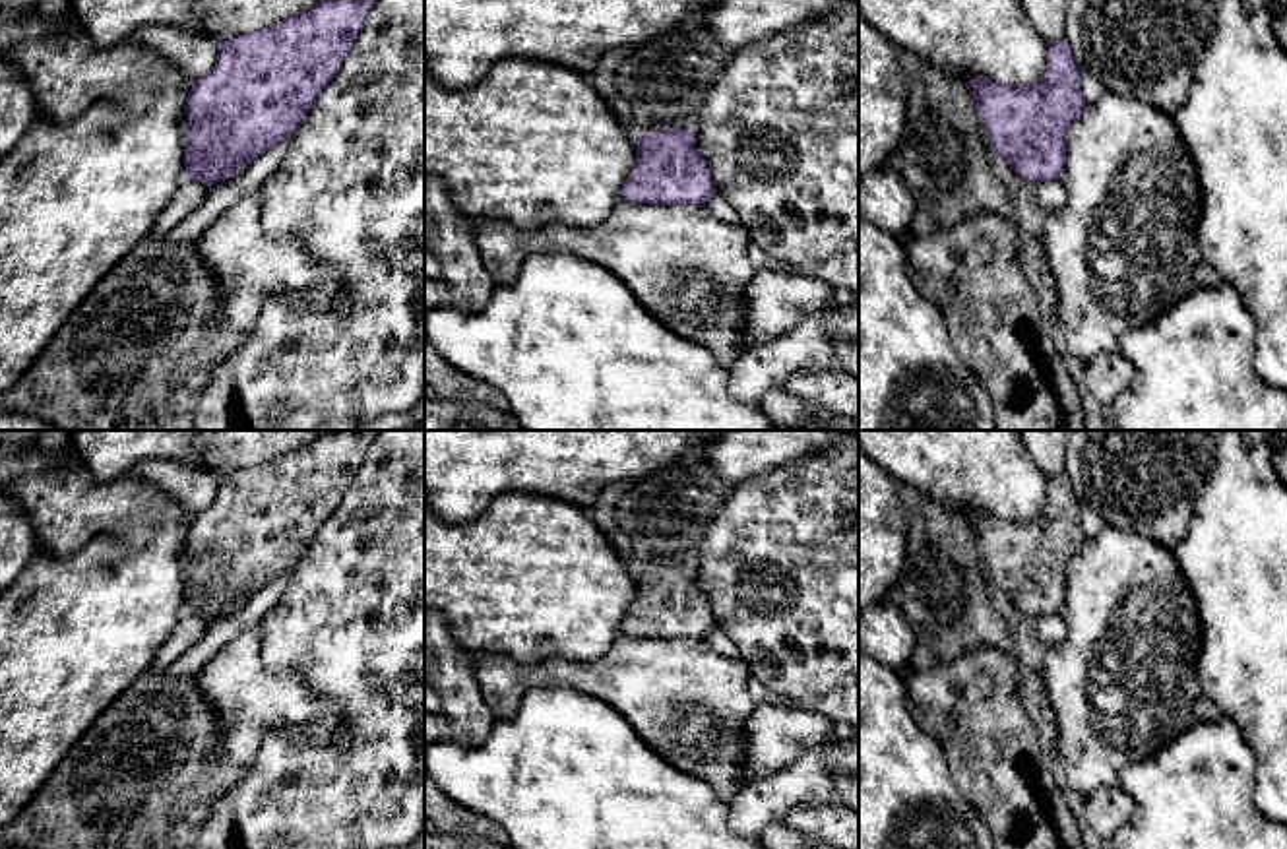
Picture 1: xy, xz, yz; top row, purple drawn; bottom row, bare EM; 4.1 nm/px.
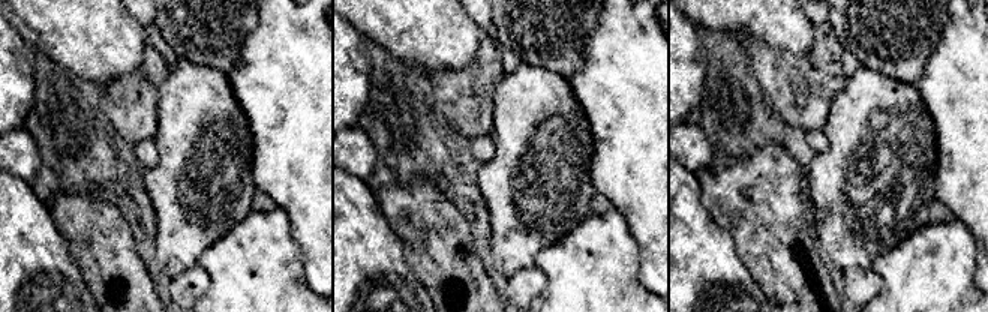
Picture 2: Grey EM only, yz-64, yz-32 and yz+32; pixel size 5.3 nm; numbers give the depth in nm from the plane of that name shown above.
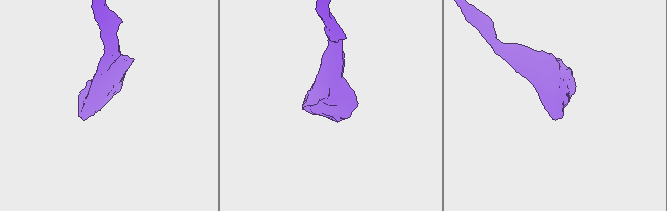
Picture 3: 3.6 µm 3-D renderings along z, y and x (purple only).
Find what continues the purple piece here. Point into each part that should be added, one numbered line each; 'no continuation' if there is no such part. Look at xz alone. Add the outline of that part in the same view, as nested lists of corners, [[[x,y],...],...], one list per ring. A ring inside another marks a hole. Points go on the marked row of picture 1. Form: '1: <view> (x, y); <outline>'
no continuation

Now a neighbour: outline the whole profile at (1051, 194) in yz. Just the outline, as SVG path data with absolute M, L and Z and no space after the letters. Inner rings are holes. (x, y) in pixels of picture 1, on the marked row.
M1045 180L1035 184L1037 198L1047 213L1058 211L1064 207L1068 194L1060 180Z

